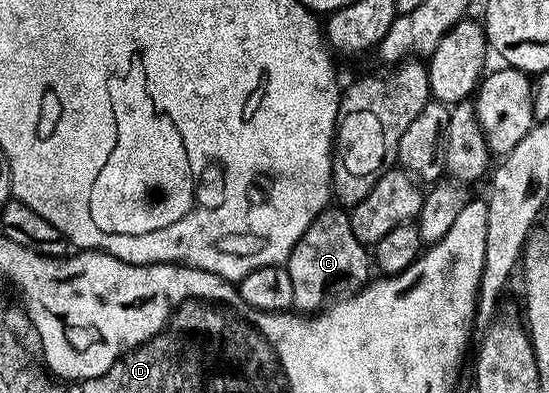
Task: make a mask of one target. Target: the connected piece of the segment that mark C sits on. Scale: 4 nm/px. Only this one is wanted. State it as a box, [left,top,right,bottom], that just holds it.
[285,207,369,315]

